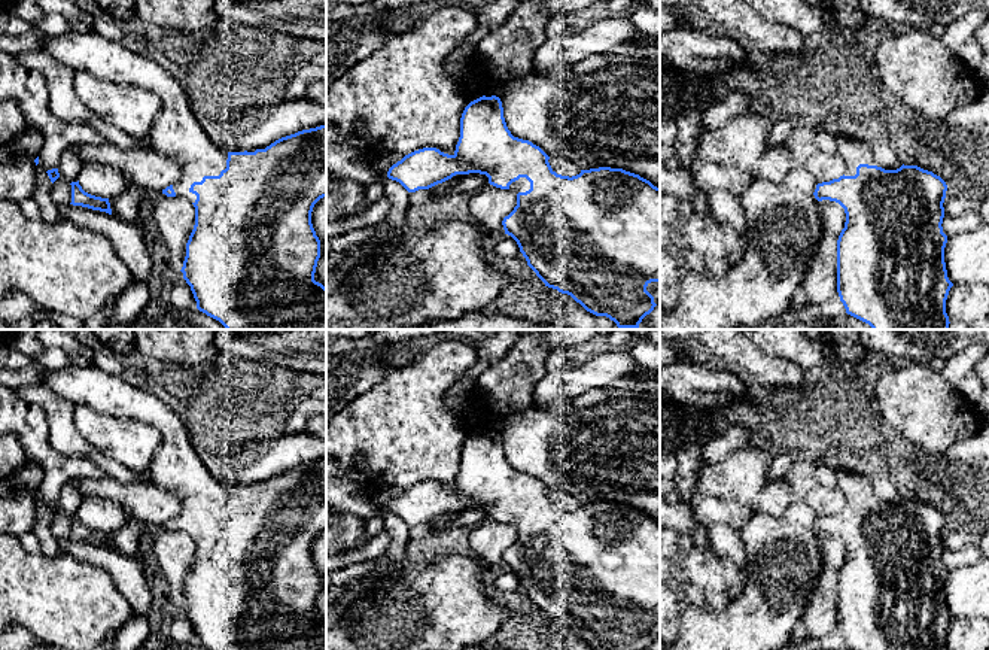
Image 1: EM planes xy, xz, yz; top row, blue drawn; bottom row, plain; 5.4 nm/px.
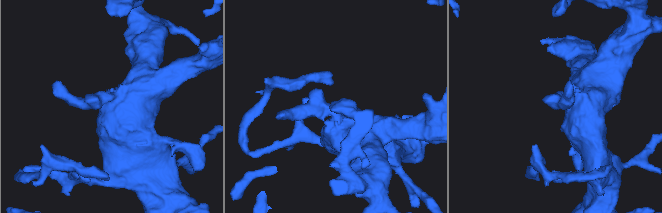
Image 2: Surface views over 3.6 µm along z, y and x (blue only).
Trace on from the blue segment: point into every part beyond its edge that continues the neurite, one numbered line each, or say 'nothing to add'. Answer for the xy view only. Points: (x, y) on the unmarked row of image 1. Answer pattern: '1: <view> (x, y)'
1: xy (176, 465)

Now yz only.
1: yz (854, 486)

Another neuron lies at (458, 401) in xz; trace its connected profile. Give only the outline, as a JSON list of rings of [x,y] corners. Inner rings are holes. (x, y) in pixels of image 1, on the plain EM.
[[[478,358],[474,368],[468,370],[450,389],[447,397],[447,408],[453,414],[463,414],[468,410],[468,397],[471,391],[475,388],[475,382],[481,371],[487,370],[490,365],[486,359]]]

